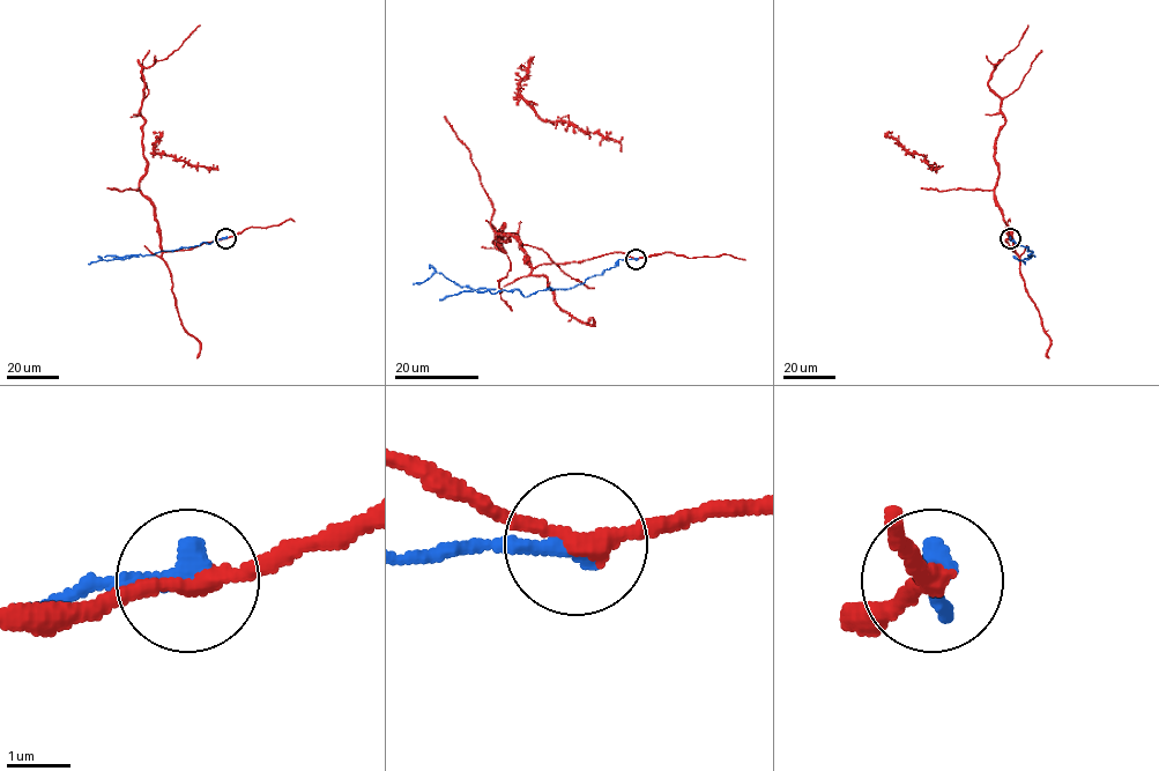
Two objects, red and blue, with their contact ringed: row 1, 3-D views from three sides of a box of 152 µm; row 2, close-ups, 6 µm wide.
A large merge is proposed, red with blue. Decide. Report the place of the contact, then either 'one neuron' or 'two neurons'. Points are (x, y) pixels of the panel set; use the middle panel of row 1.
at (636, 259); two neurons

